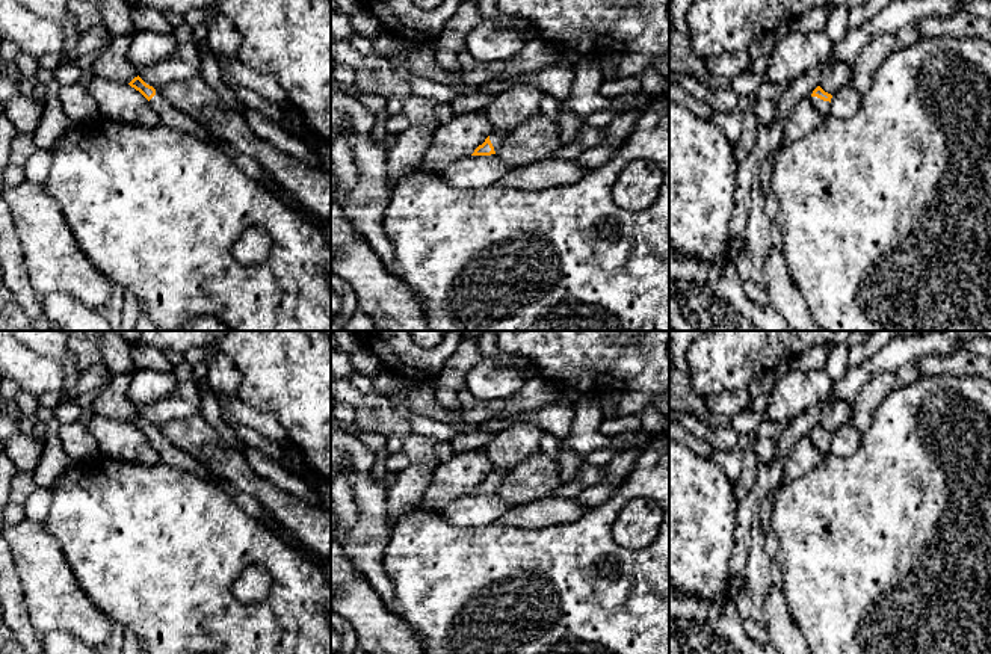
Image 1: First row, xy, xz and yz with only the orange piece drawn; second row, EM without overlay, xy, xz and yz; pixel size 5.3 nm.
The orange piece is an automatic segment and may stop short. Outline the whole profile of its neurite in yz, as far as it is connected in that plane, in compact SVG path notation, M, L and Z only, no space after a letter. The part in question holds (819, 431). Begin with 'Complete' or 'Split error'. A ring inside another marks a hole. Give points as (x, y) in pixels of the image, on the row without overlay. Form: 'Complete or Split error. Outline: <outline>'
Split error. Outline: M817 424L811 432L813 444L825 455L829 453L829 441L832 433L825 430L820 424Z

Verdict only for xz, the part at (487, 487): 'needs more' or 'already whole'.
needs more

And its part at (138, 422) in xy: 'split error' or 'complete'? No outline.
split error

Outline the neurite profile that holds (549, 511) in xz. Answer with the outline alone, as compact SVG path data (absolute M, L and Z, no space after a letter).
M544 497L511 506L496 524L505 527L541 529L562 523L573 523L588 512L588 506L576 498Z

